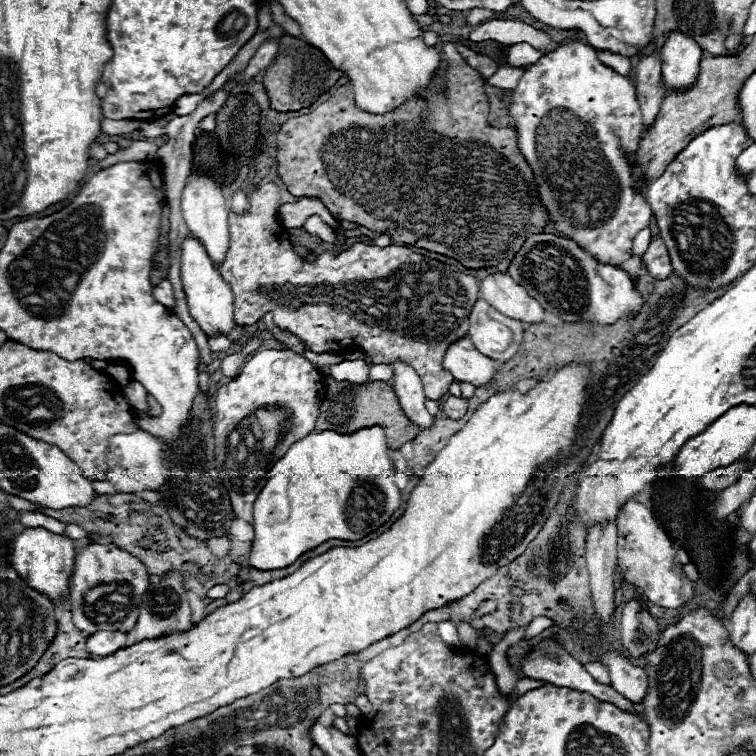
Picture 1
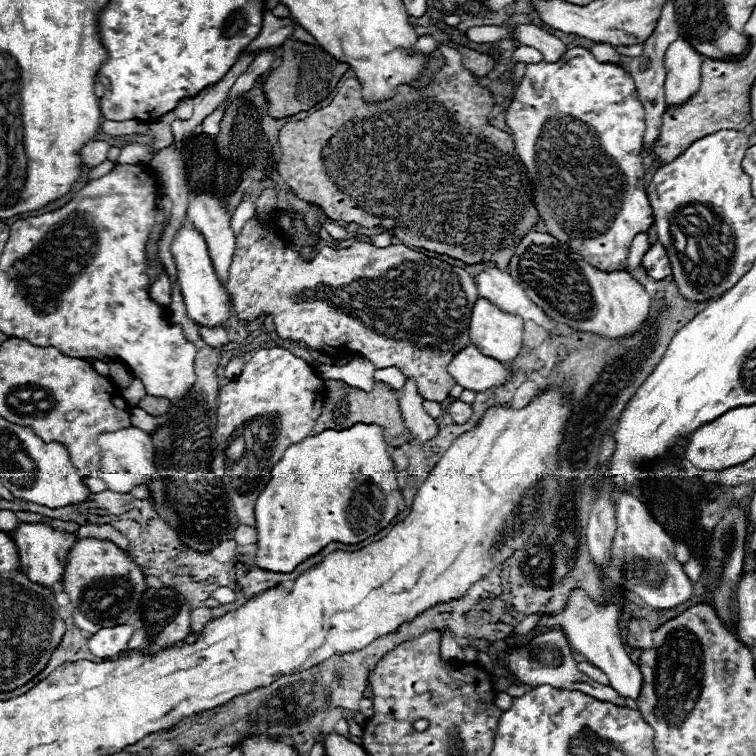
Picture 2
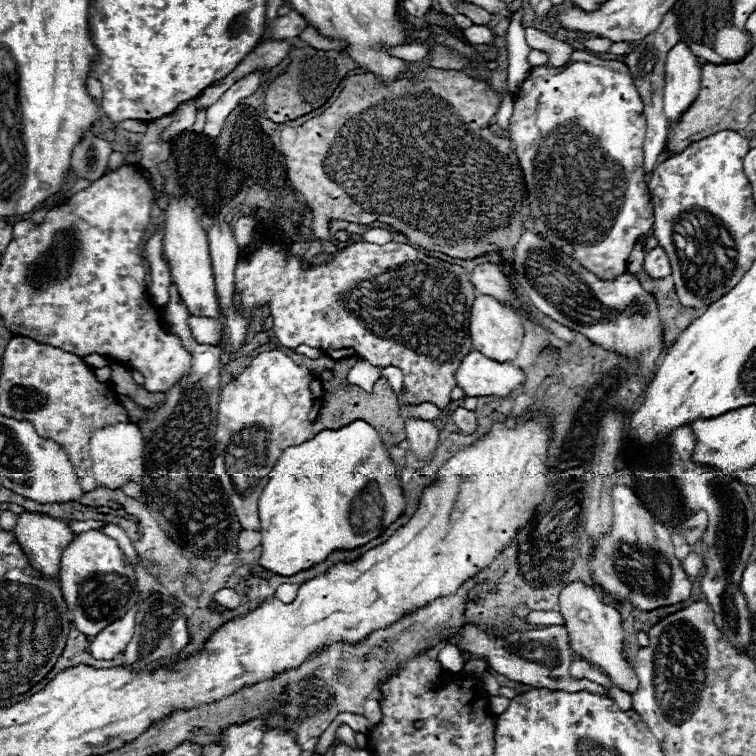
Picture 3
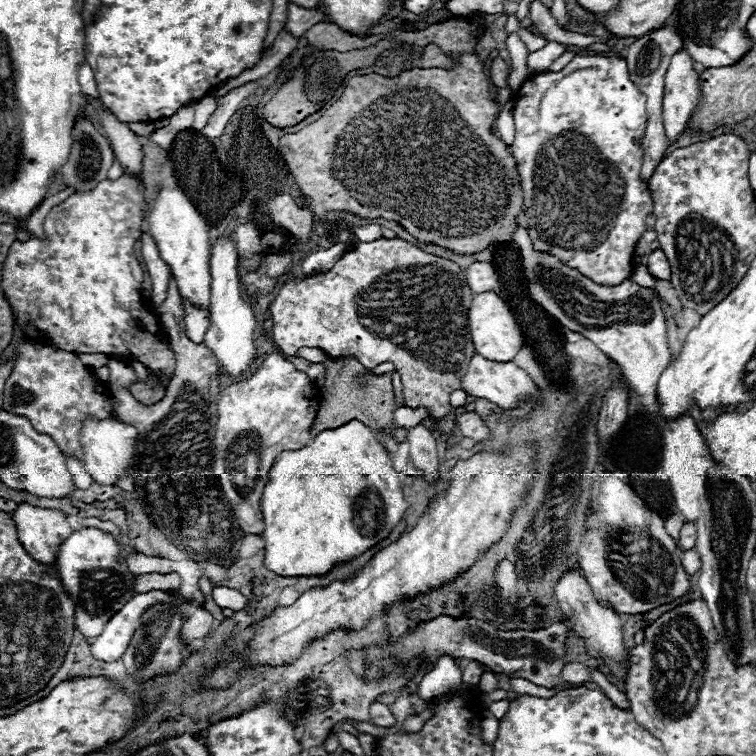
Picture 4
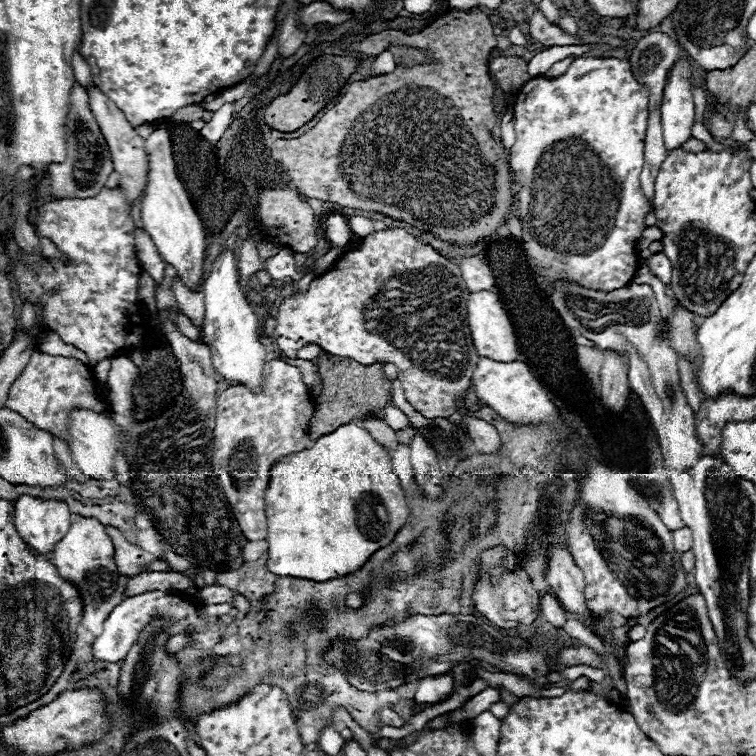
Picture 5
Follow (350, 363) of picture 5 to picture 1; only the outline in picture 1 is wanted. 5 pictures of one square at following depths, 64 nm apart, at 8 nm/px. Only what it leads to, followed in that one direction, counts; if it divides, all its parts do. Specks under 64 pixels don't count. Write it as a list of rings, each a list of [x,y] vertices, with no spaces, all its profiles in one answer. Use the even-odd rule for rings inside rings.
[[[326,376],[326,398],[322,402],[322,412],[316,422],[316,430],[334,430],[340,434],[354,432],[358,428],[370,428],[370,426],[382,426],[386,432],[388,446],[392,450],[398,450],[404,442],[410,442],[416,438],[418,428],[404,416],[396,392],[390,384],[378,380],[370,382],[368,386],[352,386],[350,382],[336,382],[334,378]]]

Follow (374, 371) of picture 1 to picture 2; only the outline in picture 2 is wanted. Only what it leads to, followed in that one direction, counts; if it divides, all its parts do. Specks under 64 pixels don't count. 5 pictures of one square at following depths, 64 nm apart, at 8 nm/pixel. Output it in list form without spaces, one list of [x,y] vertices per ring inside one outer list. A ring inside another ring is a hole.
[[[388,366],[388,368],[378,368],[376,372],[374,372],[374,378],[380,378],[382,382],[386,382],[388,386],[392,386],[394,390],[400,390],[402,386],[404,386],[404,374],[402,374],[402,370],[400,368],[396,368],[396,366]]]

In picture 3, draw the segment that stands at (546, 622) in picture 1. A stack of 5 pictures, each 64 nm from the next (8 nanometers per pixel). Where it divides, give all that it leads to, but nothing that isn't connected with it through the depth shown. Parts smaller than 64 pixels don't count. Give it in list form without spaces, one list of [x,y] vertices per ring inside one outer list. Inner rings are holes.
[[[574,580],[560,590],[558,606],[560,606],[560,614],[564,618],[564,626],[568,630],[568,636],[570,636],[570,646],[584,660],[606,670],[614,686],[618,686],[624,692],[634,692],[638,680],[636,680],[634,670],[628,664],[624,650],[622,650],[624,630],[622,630],[620,612],[616,608],[612,608],[610,604],[604,604],[600,600],[600,596],[590,586],[586,586],[582,580]]]

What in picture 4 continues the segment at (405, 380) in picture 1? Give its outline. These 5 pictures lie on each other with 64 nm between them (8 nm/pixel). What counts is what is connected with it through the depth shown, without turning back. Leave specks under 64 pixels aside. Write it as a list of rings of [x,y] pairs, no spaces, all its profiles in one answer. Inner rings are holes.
[[[418,424],[410,428],[408,444],[410,444],[412,464],[426,482],[434,484],[438,480],[438,454],[436,454],[434,434],[426,430],[422,424]]]

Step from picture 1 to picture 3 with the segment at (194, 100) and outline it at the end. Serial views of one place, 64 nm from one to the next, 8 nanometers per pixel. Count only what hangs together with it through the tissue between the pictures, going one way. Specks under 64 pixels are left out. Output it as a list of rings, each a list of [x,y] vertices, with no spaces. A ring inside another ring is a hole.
[[[194,100],[182,102],[182,104],[174,110],[174,120],[172,120],[172,124],[164,130],[162,140],[170,140],[170,138],[174,138],[176,134],[180,134],[182,130],[192,128],[194,116],[196,116],[196,104],[194,104]]]

